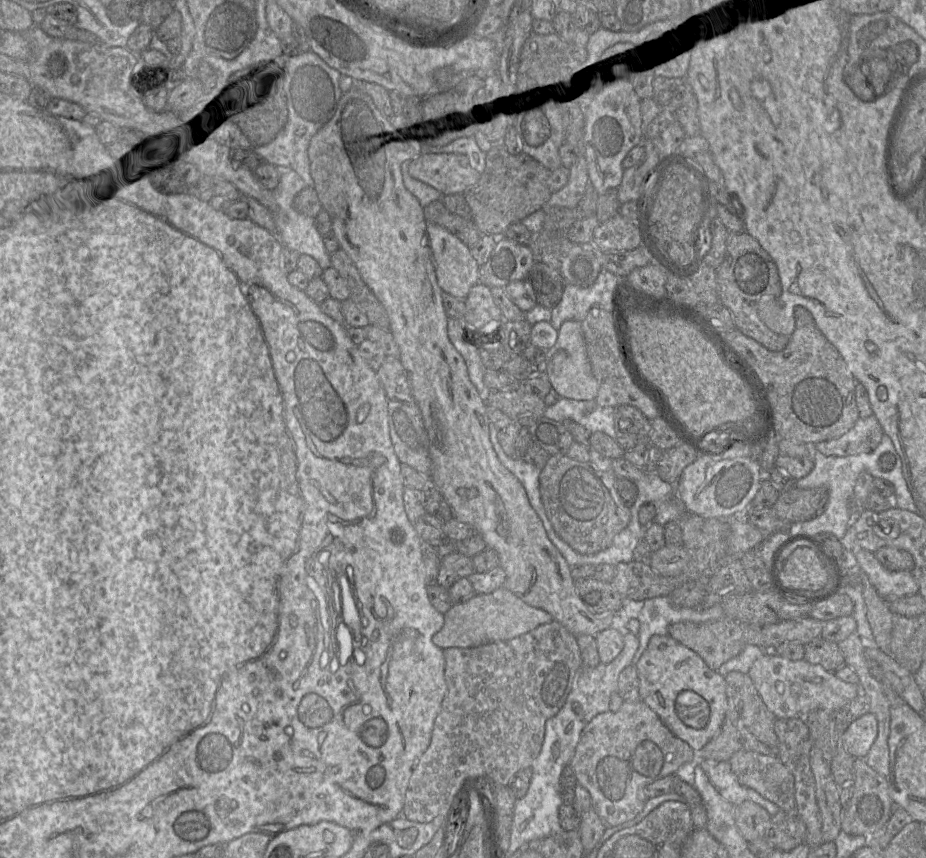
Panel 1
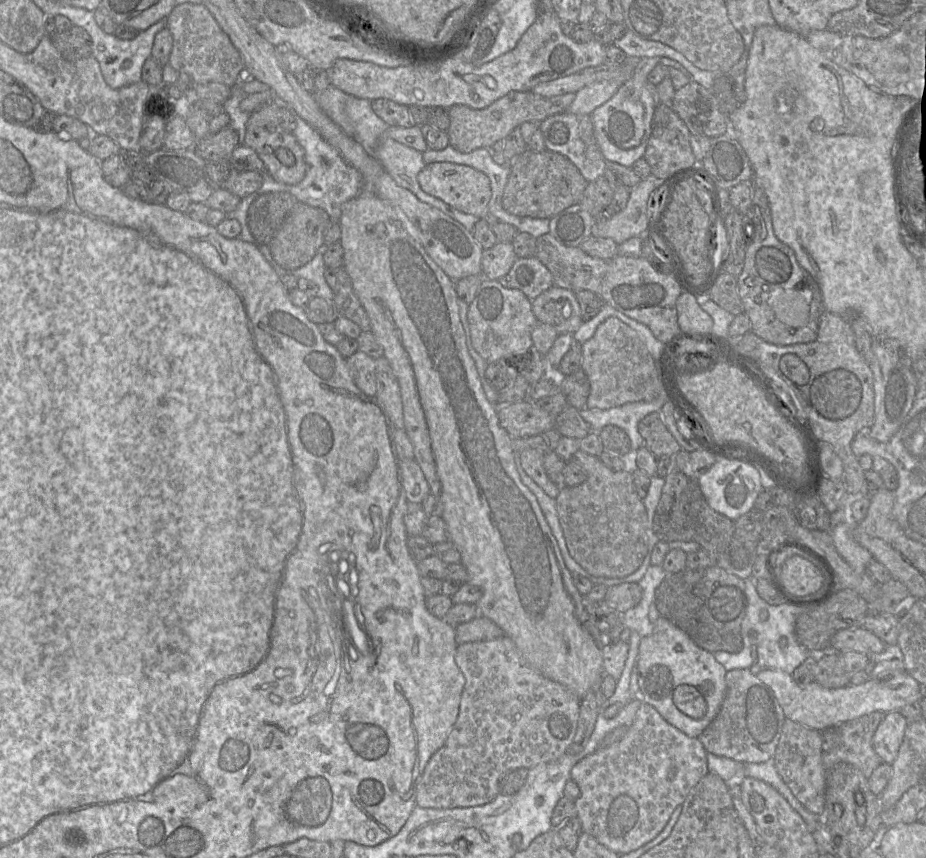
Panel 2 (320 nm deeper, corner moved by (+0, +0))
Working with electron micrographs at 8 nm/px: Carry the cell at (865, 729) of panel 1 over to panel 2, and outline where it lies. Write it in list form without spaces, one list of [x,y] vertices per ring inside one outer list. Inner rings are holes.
[[[898,711],[889,712],[878,726],[873,747],[881,761],[892,764],[903,741],[908,721]]]

